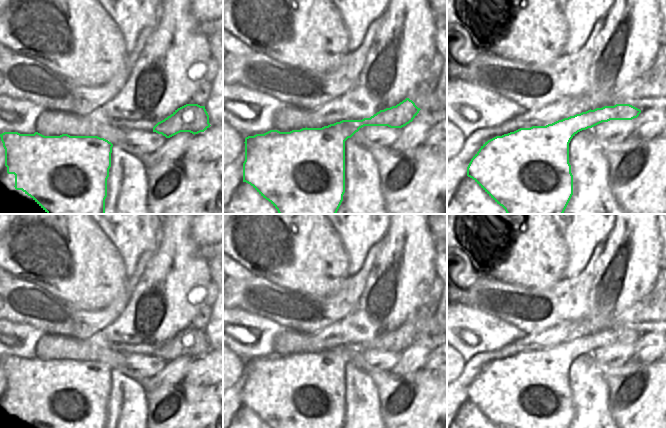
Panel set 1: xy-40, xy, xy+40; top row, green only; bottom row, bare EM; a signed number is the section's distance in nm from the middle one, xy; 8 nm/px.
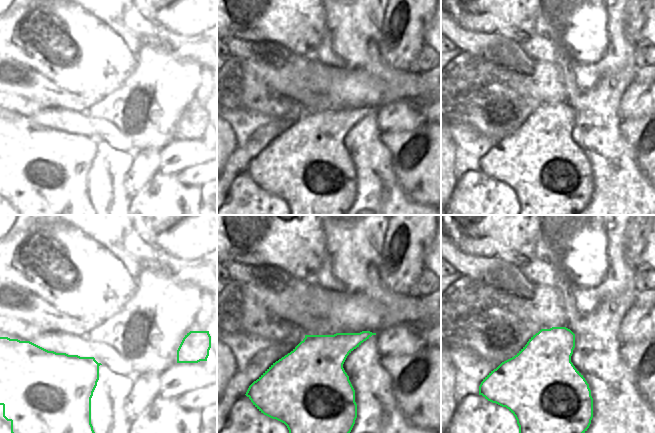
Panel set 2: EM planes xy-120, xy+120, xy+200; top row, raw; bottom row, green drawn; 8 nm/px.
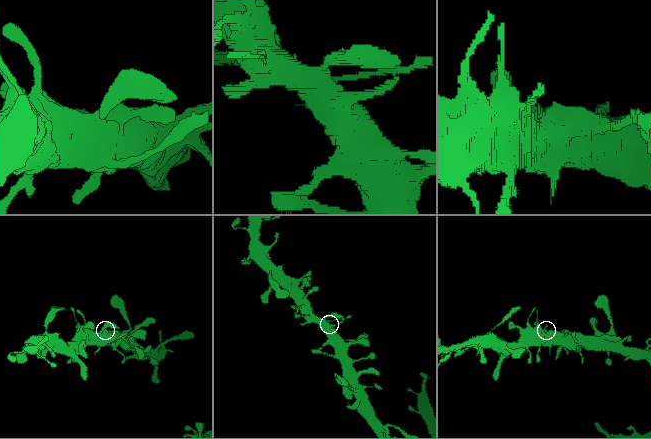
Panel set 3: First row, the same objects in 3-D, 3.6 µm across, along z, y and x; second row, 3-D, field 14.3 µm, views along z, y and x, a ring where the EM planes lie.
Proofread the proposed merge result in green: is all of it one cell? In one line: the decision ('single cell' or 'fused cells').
single cell

